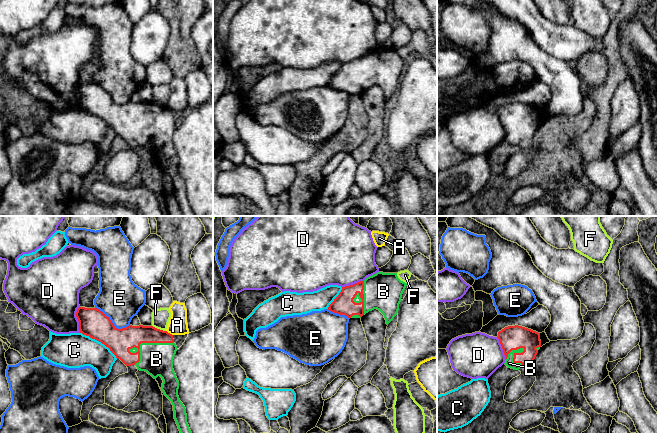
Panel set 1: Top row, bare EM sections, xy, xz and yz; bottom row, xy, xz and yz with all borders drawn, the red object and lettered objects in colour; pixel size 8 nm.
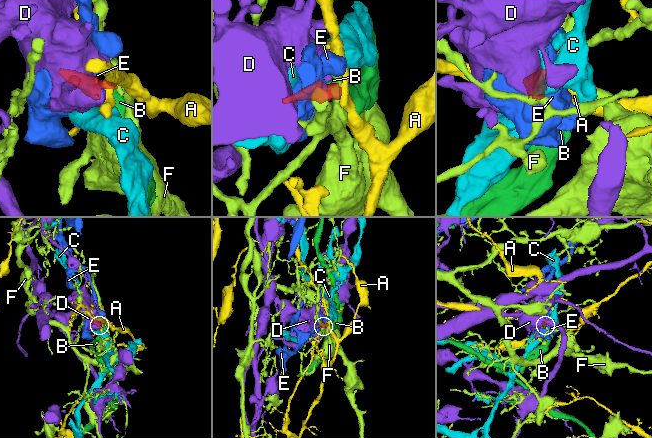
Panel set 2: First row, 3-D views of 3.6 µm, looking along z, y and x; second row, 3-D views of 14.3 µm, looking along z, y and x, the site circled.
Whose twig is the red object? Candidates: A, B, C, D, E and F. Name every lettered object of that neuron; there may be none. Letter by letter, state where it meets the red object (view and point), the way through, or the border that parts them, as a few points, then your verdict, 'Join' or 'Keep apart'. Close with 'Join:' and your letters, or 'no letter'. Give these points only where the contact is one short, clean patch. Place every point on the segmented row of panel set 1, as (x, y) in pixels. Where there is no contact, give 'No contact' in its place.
A: Touches red at xy (169, 333). Boundary: xy (166, 330), (172, 335). Keep apart
B: Touches red at xy (149, 342). Join
C: Touches red at xy (99, 341). Keep apart
D: Touches red at xy (77, 318). Keep apart
E: Touches red at xy (111, 322). Keep apart
F: Touches red at xy (159, 329). Boundary: xy (152, 325), (165, 331). Keep apart
Join: B

